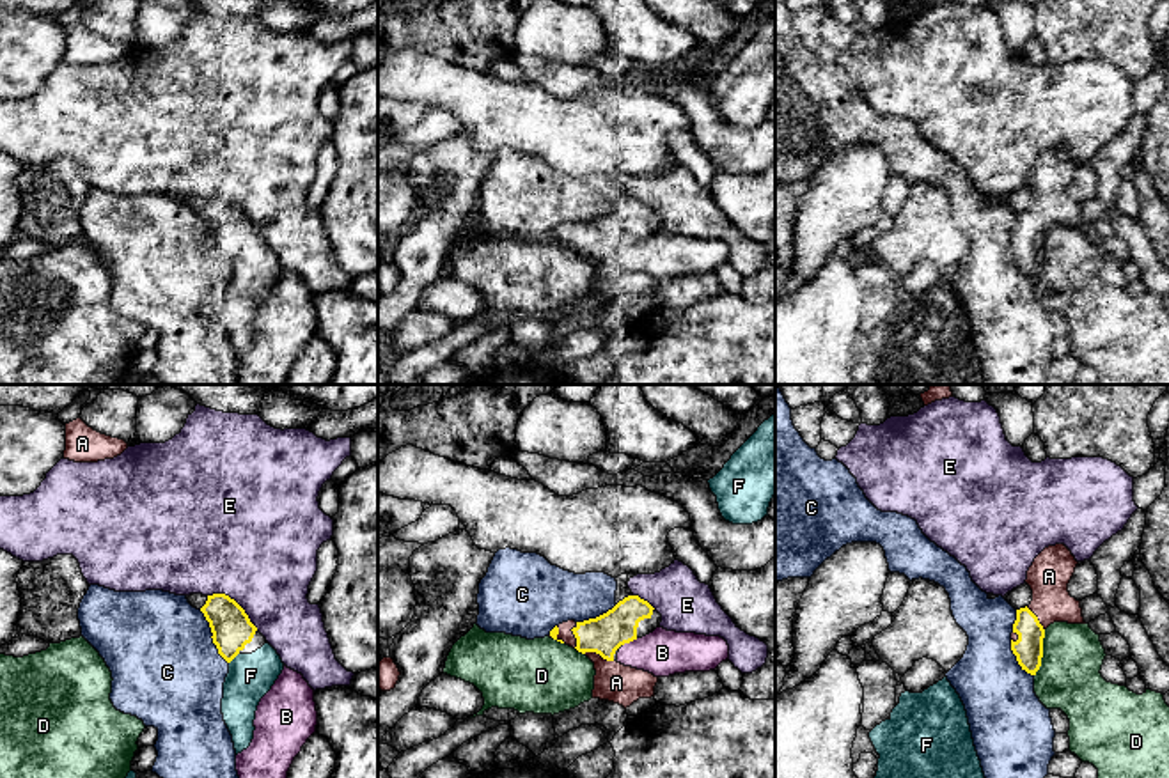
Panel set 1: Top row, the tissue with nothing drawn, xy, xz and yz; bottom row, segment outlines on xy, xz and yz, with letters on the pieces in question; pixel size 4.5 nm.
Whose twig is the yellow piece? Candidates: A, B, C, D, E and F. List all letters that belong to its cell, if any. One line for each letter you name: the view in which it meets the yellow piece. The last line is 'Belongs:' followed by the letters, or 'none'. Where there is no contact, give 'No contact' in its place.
A: Touches yellow in xz
F: Touches yellow in xy
Belongs: A, F

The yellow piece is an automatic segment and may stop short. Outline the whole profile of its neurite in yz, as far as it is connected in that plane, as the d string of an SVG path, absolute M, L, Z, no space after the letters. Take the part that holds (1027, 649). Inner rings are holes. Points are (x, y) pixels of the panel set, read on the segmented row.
M1064 544L1045 548L1027 571L1032 590L1029 606L1016 610L1011 650L1031 675L1041 666L1045 629L1054 622L1086 624L1080 601L1070 595L1068 583L1077 560Z

